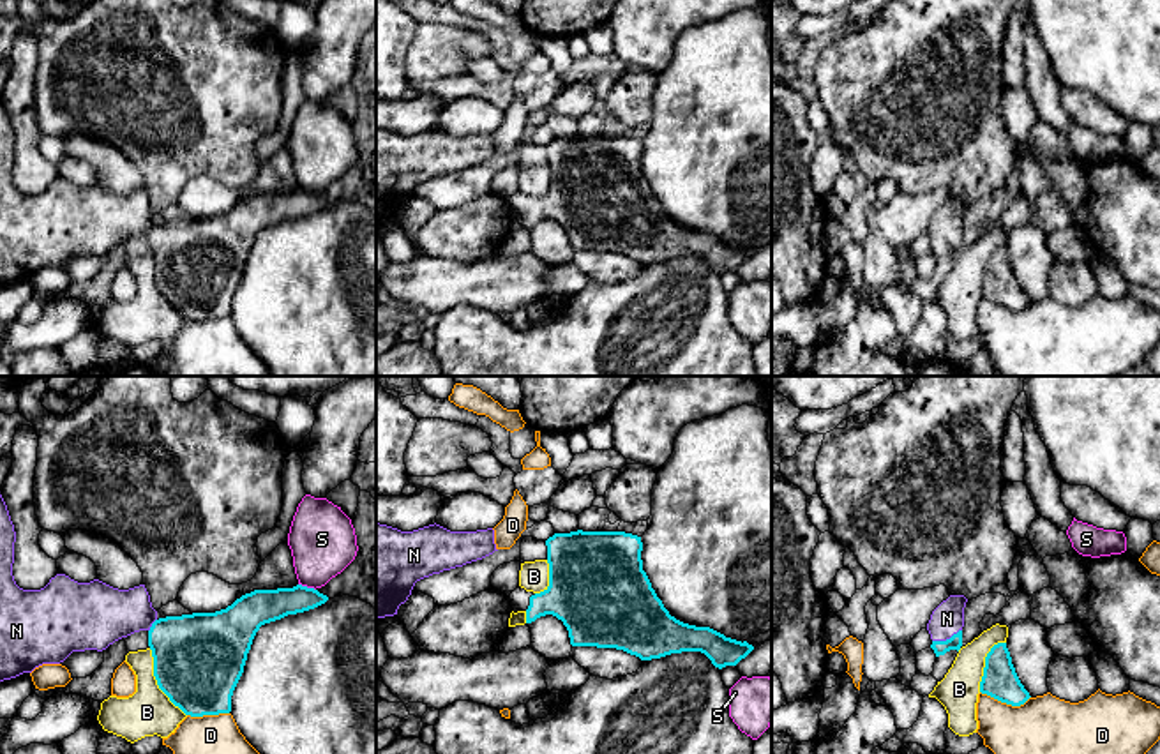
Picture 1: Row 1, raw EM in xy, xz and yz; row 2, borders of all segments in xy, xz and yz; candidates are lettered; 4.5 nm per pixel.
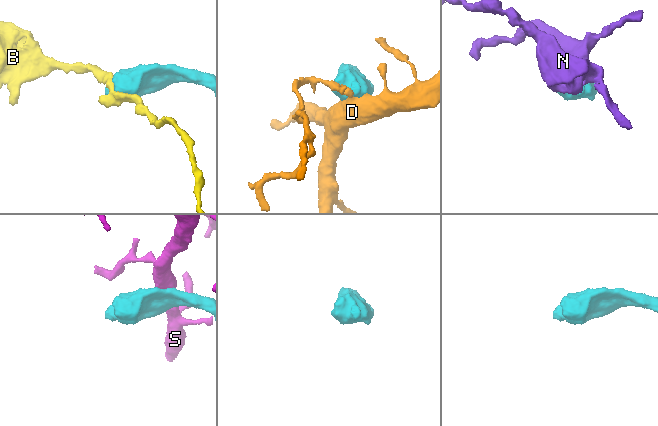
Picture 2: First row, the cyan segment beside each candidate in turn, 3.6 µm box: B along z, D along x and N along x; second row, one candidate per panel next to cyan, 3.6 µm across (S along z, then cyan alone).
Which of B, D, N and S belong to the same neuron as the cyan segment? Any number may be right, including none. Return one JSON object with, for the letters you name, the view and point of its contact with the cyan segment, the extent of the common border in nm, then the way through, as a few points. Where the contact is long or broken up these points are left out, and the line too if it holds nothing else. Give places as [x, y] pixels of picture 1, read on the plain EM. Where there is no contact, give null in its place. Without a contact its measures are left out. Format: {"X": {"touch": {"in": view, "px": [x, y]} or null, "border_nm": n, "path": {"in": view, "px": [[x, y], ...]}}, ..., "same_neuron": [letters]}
{"N": {"touch": {"in": "yz", "px": [947, 244]}, "border_nm": 150, "path": {"in": "yz", "px": [[956, 246], [947, 244], [947, 223]]}}, "same_neuron": ["N"]}

